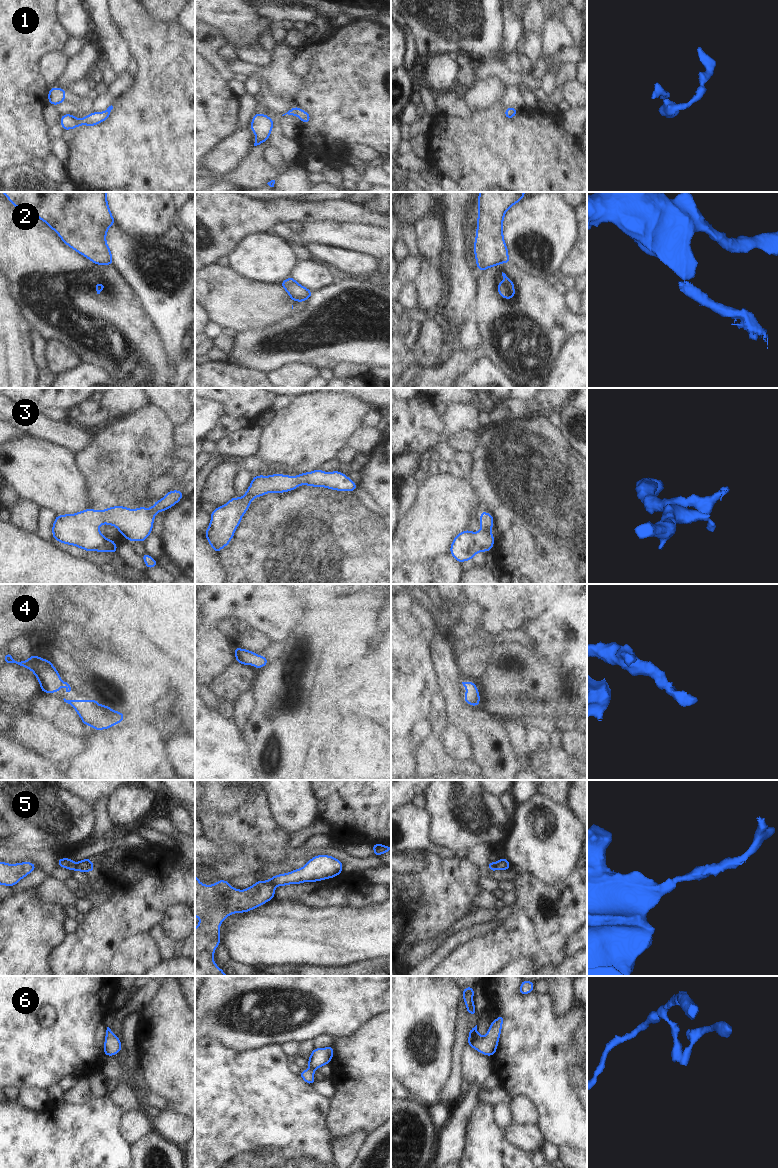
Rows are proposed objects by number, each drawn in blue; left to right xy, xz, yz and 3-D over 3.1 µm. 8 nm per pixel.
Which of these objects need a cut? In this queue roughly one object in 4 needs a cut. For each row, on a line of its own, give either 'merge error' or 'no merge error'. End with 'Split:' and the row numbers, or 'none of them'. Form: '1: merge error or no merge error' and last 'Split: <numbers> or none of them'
1: no merge error
2: merge error
3: no merge error
4: no merge error
5: merge error
6: no merge error
Split: 2, 5

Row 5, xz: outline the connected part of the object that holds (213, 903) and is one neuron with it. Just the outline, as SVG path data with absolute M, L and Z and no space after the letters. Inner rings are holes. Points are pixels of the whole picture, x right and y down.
M195 874L195 917L200 917L198 926L195 928L195 976L228 976L225 972L217 966L214 962L214 952L218 946L220 946L220 924L225 919L234 913L245 913L249 912L268 901L274 899L275 886L270 884L268 881L258 880L252 886L239 890L231 887L227 880L218 880L212 885L204 885L198 880Z

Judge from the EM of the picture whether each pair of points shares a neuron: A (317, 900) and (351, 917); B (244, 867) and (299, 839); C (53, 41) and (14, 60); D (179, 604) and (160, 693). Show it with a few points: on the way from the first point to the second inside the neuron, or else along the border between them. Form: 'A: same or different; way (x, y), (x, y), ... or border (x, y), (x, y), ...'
A: different; border (306, 906), (314, 908), (349, 906), (353, 909)
B: different; border (290, 838), (288, 840), (288, 849)
C: same; way (43, 41), (33, 41), (24, 50)
D: different; border (157, 677), (164, 680), (170, 689), (163, 699)

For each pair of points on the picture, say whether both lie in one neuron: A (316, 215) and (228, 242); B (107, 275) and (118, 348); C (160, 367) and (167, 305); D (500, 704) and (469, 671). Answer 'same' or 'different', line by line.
A: same
B: same
C: different
D: different

